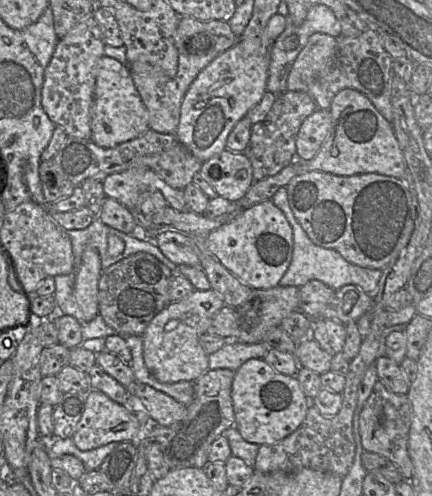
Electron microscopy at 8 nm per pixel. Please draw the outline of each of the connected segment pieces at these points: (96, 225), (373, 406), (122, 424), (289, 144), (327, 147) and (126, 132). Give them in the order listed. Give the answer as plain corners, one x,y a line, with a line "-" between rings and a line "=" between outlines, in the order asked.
99,218
85,229
72,229
67,233
72,243
74,269
79,268
85,248
93,247
100,254
103,270
132,254
146,252
164,263
173,272
173,276
181,275
179,265
171,262
156,243
149,243
131,234
120,232
105,225
=
378,380
359,415
359,432
363,450
380,454
392,461
404,480
413,477
413,463
408,452
408,436
412,420
411,401
405,394
396,394
=
91,389
88,392
84,412
71,439
80,450
87,451
111,442
130,441
137,445
143,431
144,428
139,421
123,404
113,401
99,390
=
286,91
276,95
267,116
252,124
249,143
243,154
249,159
255,181
274,176
296,158
296,138
304,120
317,109
313,98
306,91
=
345,88
333,98
330,108
331,127
316,156
299,165
301,174
320,171
337,176
377,173
404,178
405,160
391,123
371,101
355,89
=
103,56
98,63
91,118
91,140
100,147
115,147
149,130
148,111
133,82
128,64

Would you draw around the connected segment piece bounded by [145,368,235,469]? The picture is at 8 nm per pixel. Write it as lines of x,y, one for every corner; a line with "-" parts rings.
208,369
194,382
194,400
186,407
185,418
173,426
150,424
145,428
146,438
159,442
165,460
171,469
195,467
203,469
208,461
208,450
213,441
235,425
235,413
231,399
235,371

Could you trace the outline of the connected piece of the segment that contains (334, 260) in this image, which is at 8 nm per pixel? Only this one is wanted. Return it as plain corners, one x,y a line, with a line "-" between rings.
285,187
280,188
274,194
271,201
284,213
293,230
292,260
287,271
281,278
279,286
293,286
300,288
309,281
318,280
335,291
346,285
355,285
369,295
374,294
381,277
381,270
354,265
346,261
337,251
314,244
296,220
289,205
288,193

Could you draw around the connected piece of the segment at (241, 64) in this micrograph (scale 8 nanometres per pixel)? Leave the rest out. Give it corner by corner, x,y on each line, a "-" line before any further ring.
279,12
268,21
264,33
253,43
248,36
212,60
194,79
181,104
180,120
174,135
202,162
226,149
227,138
247,112
267,91
270,51
289,20

